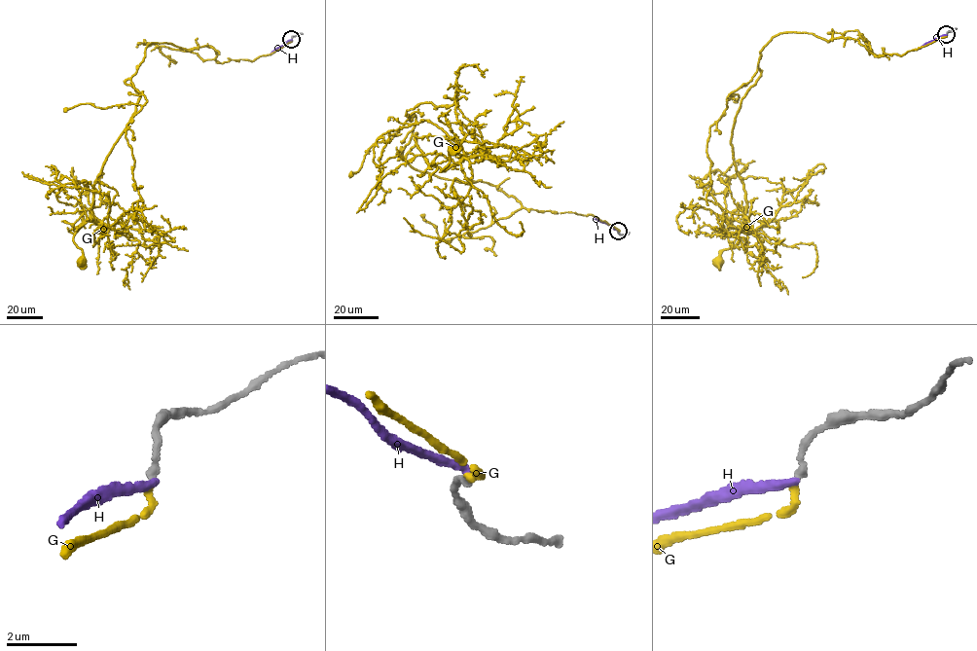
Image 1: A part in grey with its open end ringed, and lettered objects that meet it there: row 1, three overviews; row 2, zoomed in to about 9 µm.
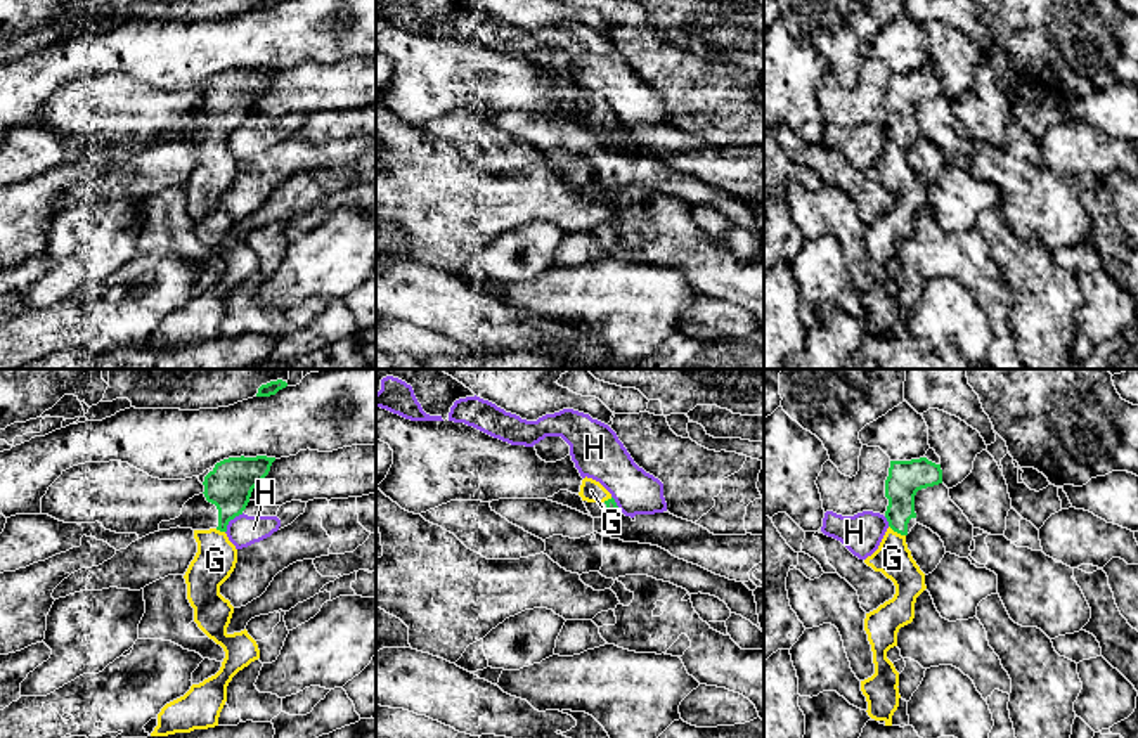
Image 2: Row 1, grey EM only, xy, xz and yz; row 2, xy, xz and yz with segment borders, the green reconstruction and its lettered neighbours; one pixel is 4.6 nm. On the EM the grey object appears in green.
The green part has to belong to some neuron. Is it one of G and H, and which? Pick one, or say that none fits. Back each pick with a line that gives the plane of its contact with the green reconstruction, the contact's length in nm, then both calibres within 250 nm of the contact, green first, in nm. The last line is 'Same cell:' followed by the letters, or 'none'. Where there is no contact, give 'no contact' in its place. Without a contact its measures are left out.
G: meets green in yz; contact 90 nm long; 160 nm thick on the green side, 170 nm on the other
Same cell: G

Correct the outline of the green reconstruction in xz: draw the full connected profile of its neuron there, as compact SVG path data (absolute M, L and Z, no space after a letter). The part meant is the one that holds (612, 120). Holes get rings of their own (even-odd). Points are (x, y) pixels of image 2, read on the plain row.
M585 88L582 92L579 107L582 109L582 113L587 113L587 114L605 114L606 123L610 126L620 125L620 121L618 121L615 111L611 109L611 106L599 94L596 94L592 90Z

